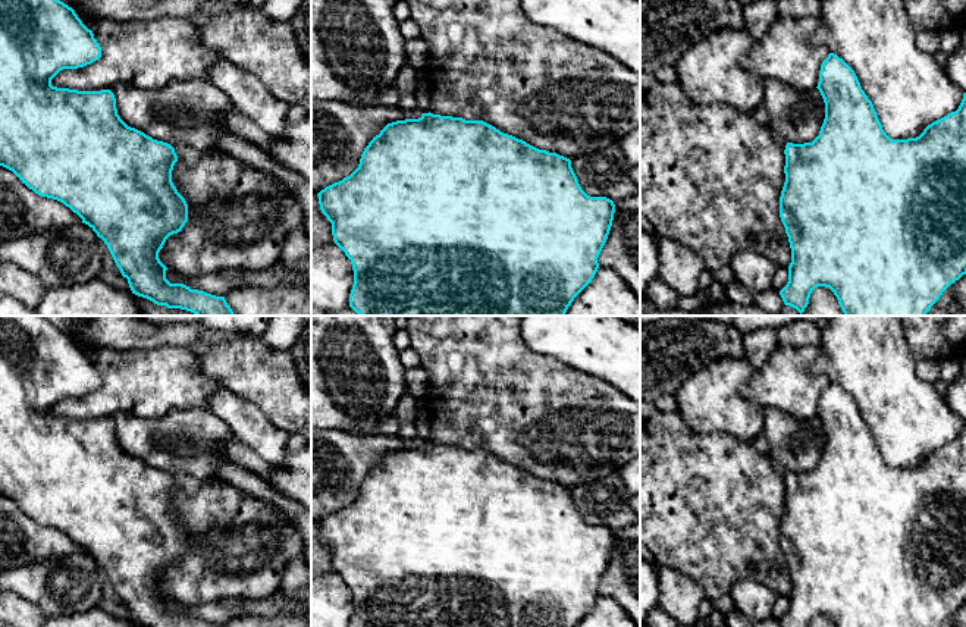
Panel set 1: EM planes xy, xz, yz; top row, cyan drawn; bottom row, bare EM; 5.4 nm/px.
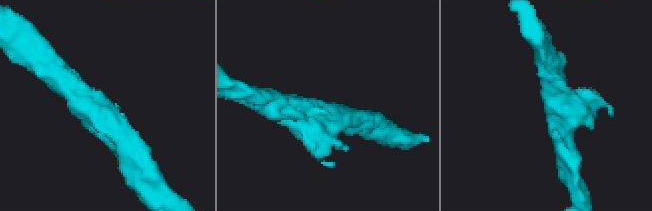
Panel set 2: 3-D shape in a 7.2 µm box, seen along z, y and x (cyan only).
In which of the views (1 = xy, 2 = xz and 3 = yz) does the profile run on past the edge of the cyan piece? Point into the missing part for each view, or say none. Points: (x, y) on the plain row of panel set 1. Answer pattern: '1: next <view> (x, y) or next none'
1: next none
2: next none
3: next none

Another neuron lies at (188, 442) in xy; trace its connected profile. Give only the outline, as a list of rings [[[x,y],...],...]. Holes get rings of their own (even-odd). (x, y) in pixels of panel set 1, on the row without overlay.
[[[208,408],[175,410],[161,417],[141,418],[131,413],[116,413],[110,417],[116,427],[120,448],[153,468],[172,474],[185,474],[203,482],[219,480],[219,470],[229,463],[222,445],[233,435],[228,424]]]

